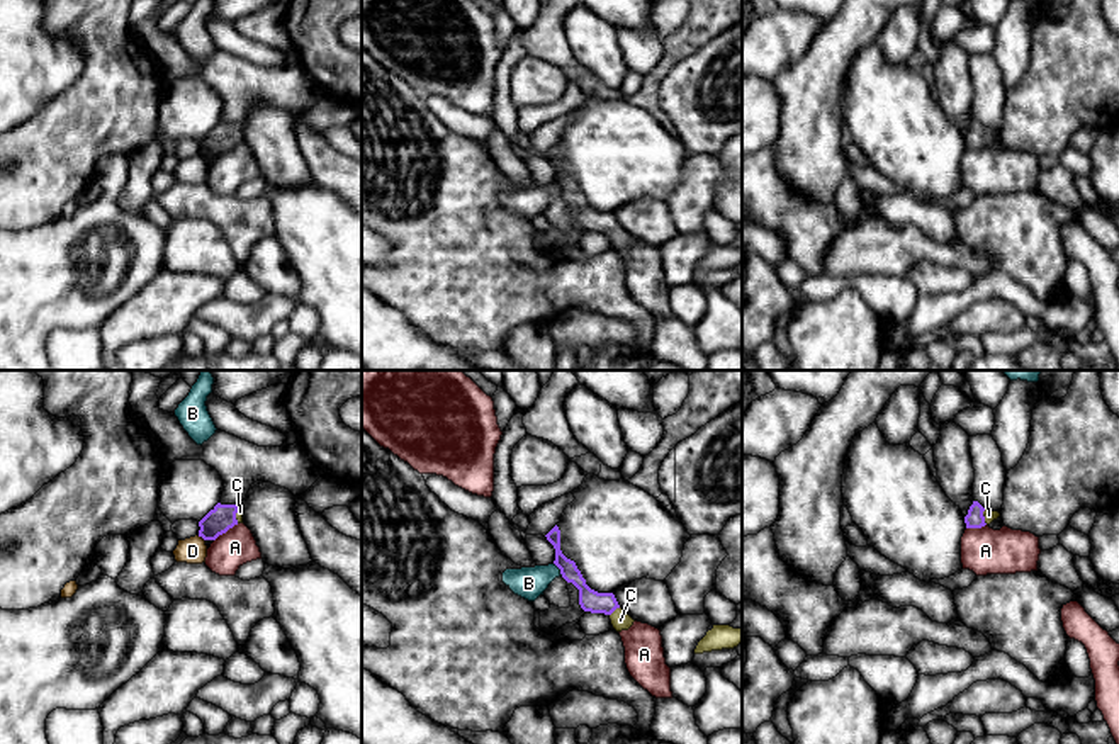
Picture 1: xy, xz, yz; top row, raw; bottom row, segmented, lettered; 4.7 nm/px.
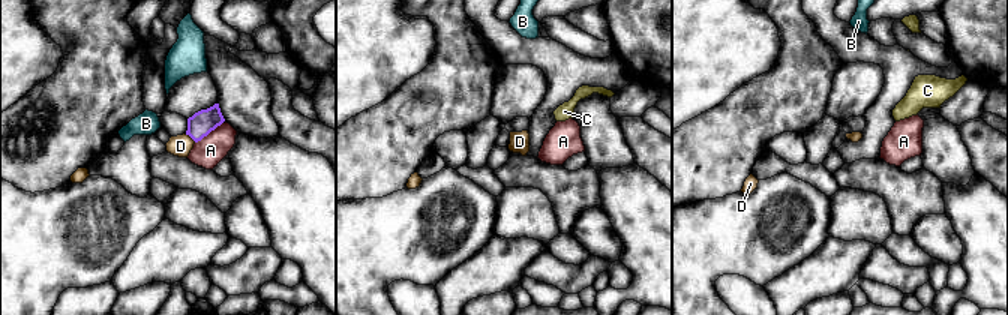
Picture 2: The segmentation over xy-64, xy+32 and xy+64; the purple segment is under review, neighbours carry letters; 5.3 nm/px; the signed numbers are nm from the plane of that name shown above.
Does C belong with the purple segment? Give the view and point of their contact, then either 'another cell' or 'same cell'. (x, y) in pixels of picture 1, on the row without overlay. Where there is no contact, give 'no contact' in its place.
xz (615, 228) | same cell

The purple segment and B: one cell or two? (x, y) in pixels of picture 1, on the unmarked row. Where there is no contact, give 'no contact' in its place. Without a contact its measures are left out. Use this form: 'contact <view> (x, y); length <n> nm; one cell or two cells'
contact xz (559, 187); length 80 nm; two cells

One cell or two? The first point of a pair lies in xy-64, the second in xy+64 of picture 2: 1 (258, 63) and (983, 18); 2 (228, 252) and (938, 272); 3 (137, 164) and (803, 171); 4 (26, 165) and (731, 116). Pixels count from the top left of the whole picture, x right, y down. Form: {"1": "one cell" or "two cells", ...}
{"1": "two cells", "2": "one cell", "3": "two cells", "4": "one cell"}

